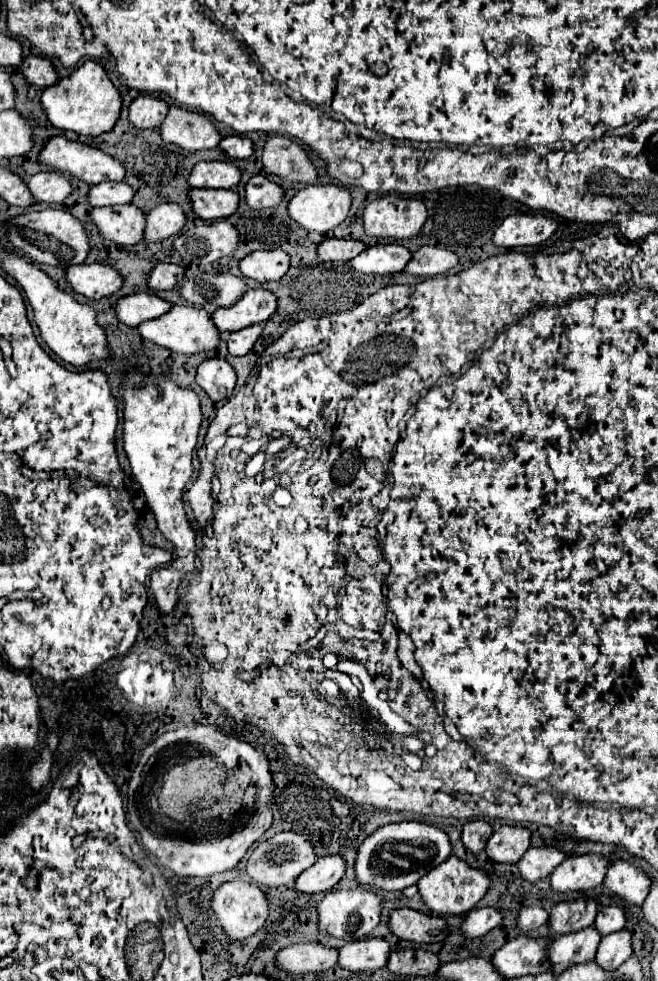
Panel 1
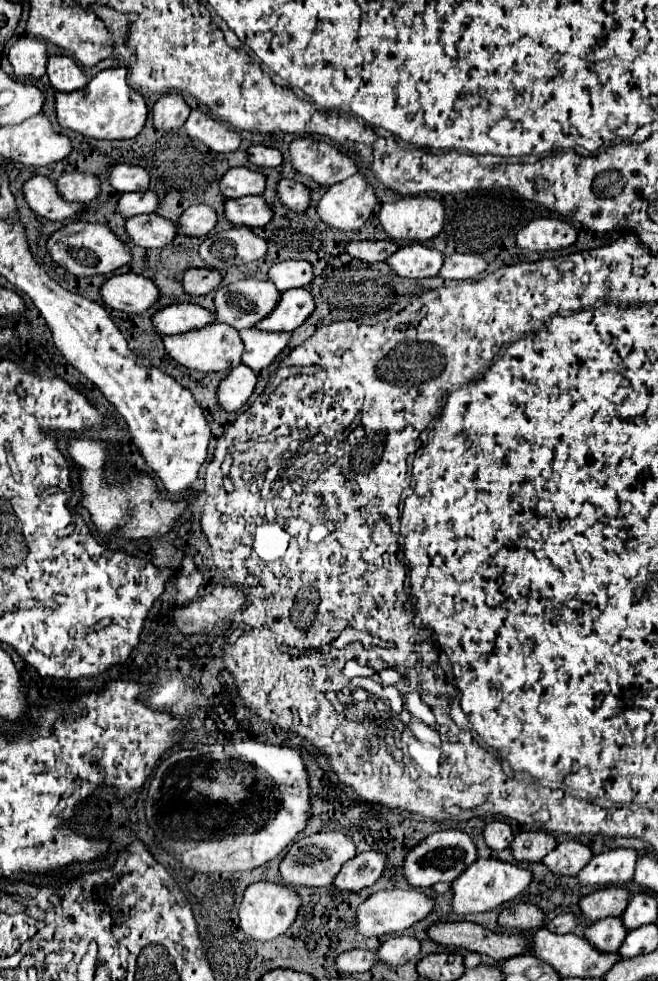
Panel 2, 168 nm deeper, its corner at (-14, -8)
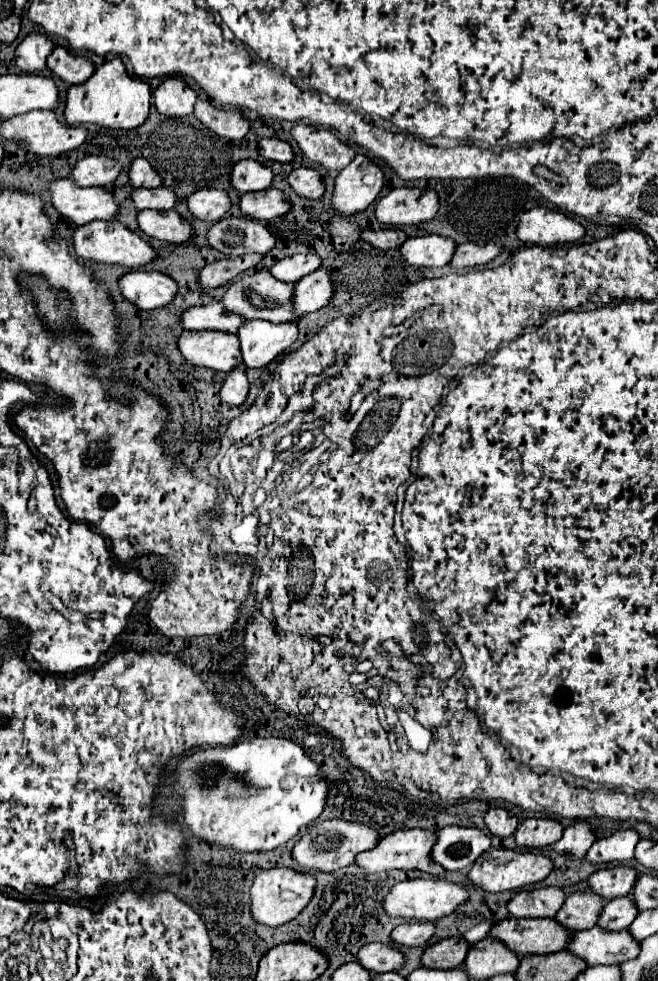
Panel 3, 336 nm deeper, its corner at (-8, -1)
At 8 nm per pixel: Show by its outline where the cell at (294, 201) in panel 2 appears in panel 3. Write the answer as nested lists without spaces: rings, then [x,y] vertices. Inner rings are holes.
[[[298,168],[288,178],[290,186],[304,198],[318,200],[324,196],[324,180],[314,168]]]

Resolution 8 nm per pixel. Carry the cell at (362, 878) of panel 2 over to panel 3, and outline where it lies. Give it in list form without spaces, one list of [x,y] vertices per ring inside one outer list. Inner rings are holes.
[[[398,830],[386,838],[380,840],[380,844],[374,850],[362,852],[356,858],[356,864],[362,866],[366,872],[384,872],[384,870],[424,870],[432,876],[442,878],[444,876],[444,868],[434,864],[434,860],[430,860],[430,846],[436,840],[436,832],[432,830]]]

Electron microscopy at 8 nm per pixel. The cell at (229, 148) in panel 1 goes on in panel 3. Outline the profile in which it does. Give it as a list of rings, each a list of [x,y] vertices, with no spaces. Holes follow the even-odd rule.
[[[264,138],[260,140],[260,156],[268,160],[278,160],[278,162],[292,162],[294,152],[288,142],[278,140],[278,138]]]

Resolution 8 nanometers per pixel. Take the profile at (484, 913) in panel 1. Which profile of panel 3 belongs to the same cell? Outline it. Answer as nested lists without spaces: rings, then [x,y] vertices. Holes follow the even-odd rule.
[[[536,888],[518,892],[510,902],[508,910],[514,918],[552,918],[562,908],[566,896],[562,888]]]

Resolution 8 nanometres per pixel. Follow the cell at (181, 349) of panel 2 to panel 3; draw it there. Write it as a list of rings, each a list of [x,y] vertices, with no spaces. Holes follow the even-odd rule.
[[[184,332],[178,348],[188,362],[218,372],[230,372],[242,364],[238,336],[226,332]]]

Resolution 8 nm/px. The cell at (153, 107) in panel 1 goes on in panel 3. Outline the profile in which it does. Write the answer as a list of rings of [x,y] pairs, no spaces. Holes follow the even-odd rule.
[[[178,76],[160,82],[154,92],[154,106],[166,116],[188,116],[194,112],[196,92]]]

